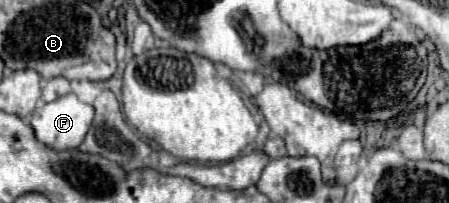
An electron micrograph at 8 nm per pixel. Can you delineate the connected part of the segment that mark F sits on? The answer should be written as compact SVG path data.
M69 93L35 109L29 125L43 145L55 151L67 151L81 145L93 121L93 113L91 105L81 103Z

